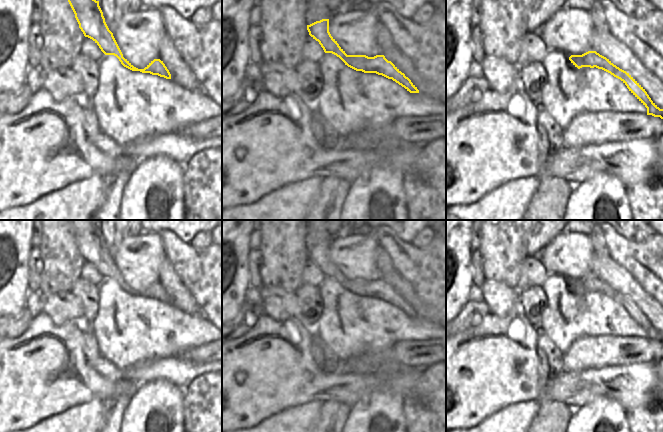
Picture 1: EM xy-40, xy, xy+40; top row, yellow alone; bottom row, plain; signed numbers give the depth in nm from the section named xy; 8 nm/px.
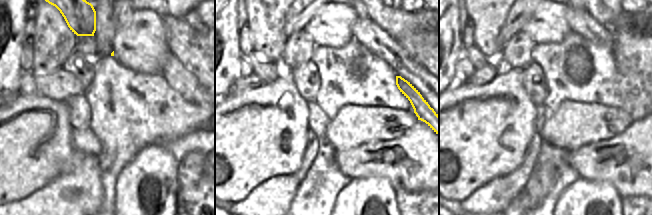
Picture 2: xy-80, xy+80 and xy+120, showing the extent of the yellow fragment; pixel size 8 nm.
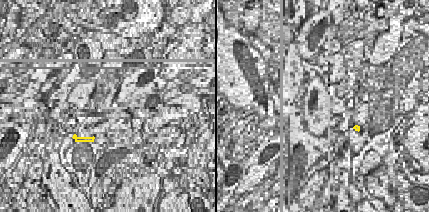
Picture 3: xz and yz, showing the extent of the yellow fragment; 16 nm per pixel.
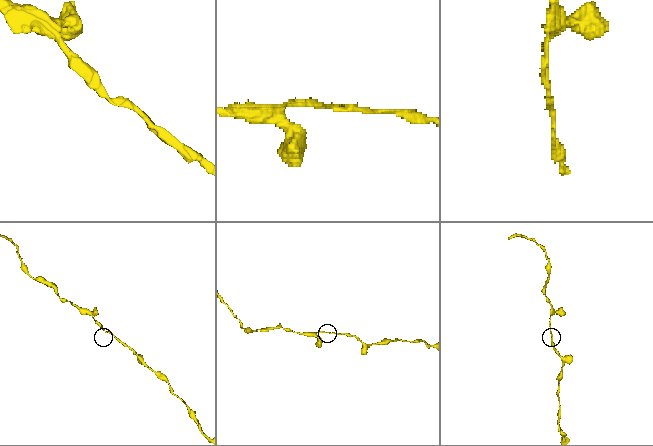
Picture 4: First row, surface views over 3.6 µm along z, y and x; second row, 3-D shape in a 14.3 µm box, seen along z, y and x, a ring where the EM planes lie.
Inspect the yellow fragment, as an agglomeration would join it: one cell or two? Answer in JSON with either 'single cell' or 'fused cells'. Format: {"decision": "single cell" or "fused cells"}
{"decision": "single cell"}

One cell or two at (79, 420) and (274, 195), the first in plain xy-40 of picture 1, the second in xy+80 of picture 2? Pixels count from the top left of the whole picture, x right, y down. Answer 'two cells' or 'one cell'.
one cell

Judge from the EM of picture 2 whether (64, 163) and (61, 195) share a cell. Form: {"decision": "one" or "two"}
{"decision": "two"}

